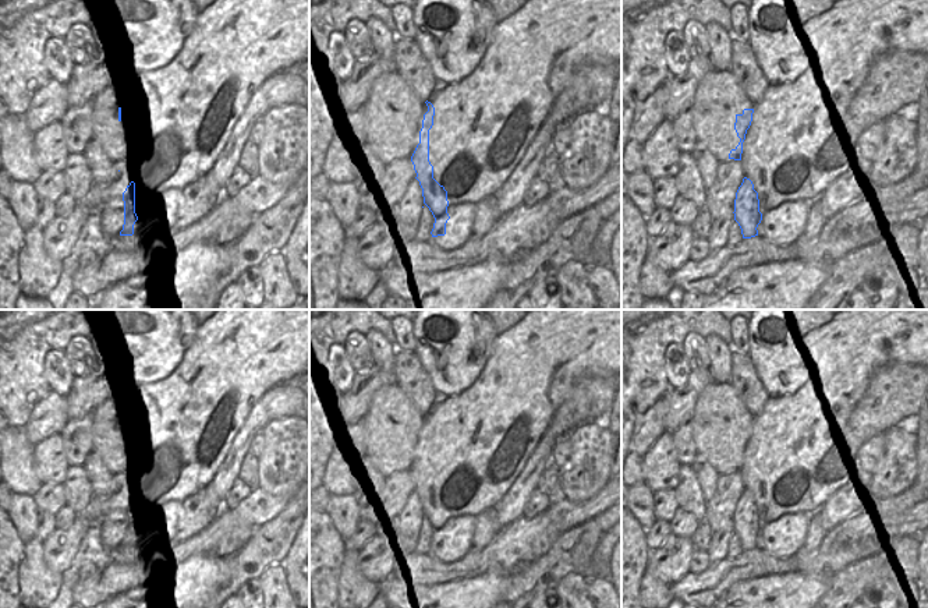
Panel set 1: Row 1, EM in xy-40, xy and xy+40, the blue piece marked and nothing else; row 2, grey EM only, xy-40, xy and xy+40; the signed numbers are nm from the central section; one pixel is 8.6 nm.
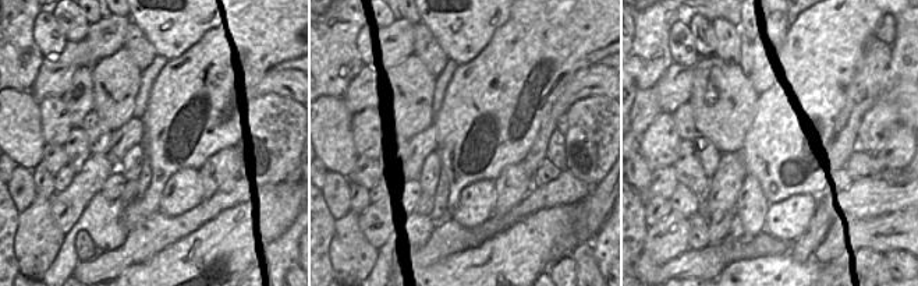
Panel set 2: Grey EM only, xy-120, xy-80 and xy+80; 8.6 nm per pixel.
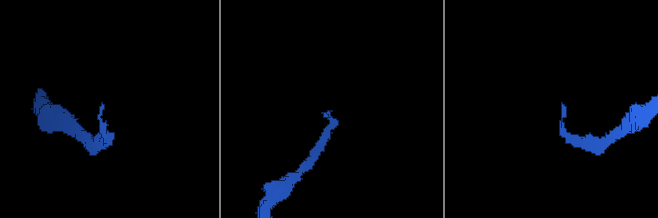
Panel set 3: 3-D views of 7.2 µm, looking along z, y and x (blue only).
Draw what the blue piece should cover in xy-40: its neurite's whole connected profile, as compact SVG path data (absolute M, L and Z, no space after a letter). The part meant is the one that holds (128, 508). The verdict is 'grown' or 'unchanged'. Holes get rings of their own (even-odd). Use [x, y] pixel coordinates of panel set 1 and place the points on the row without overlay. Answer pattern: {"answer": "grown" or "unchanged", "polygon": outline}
{"answer": "unchanged", "polygon": "M131 494L125 503L123 505L124 513L124 537L120 548L132 548L134 547L134 537L138 533L135 526L135 495Z"}

